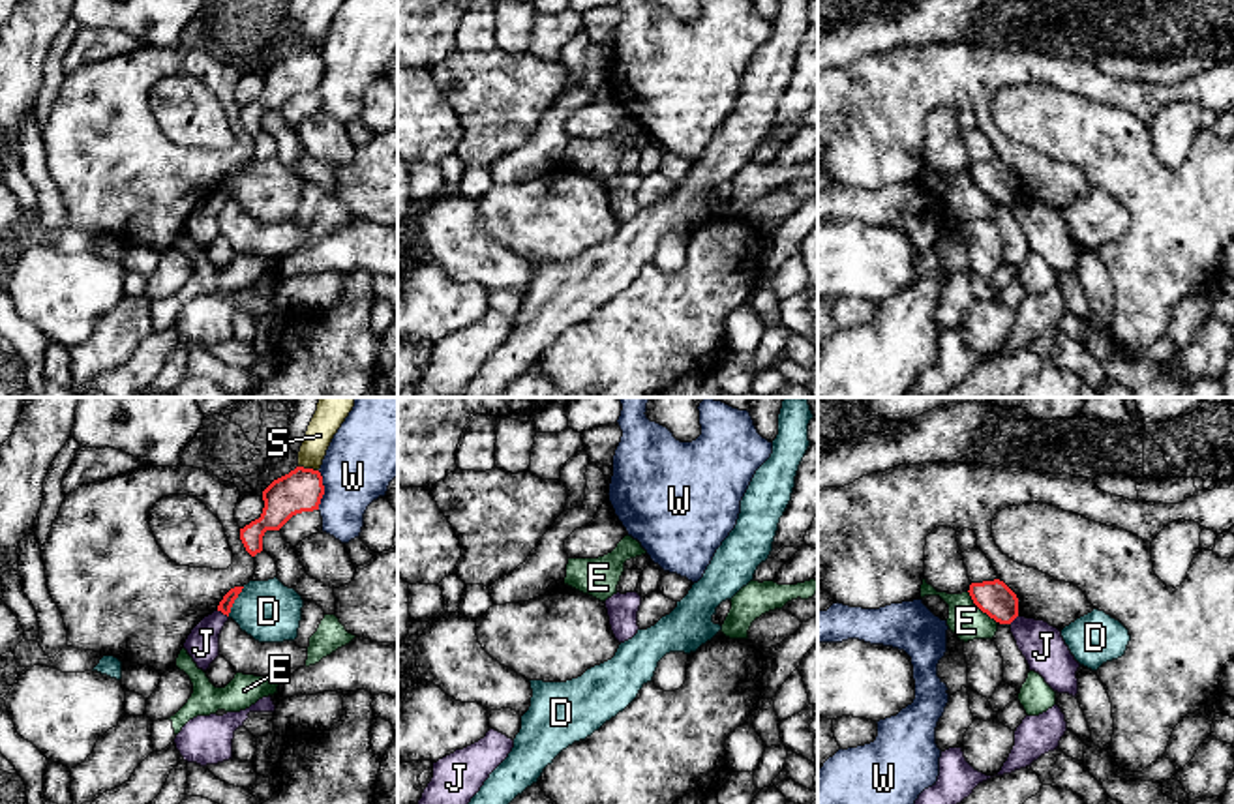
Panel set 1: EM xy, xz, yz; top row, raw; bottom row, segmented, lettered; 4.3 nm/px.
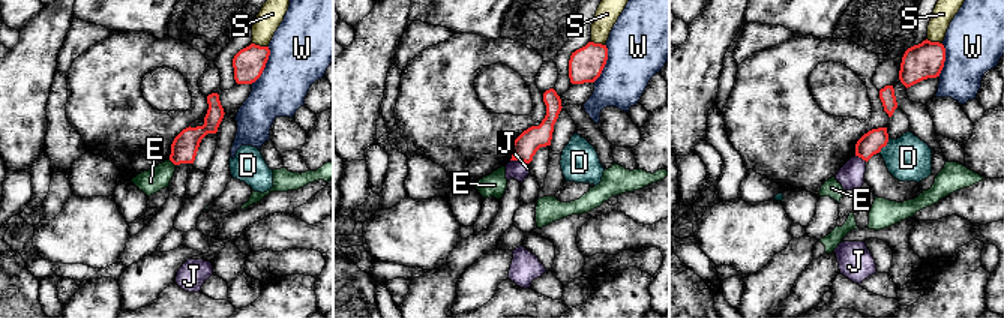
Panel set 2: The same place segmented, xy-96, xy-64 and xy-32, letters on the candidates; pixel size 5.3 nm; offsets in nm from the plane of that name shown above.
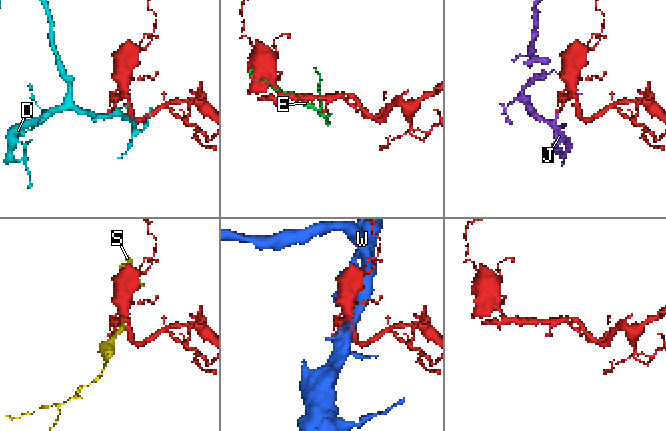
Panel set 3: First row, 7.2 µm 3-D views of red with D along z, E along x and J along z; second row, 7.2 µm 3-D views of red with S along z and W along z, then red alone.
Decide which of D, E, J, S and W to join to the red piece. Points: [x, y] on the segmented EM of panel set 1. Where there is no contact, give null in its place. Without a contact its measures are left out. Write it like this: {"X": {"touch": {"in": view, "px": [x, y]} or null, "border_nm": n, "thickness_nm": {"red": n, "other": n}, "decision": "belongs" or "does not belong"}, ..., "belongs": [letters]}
{"D": {"touch": {"in": "xy", "px": [233, 602]}, "border_nm": 150, "thickness_nm": {"red": 60, "other": 260}, "decision": "does not belong"}, "E": {"touch": {"in": "yz", "px": [979, 608]}, "border_nm": 190, "thickness_nm": {"red": 150, "other": 160}, "decision": "does not belong"}, "J": {"touch": {"in": "xy", "px": [224, 613]}, "border_nm": 60, "thickness_nm": {"red": 60, "other": 140}, "decision": "does not belong"}, "S": {"touch": {"in": "xy", "px": [308, 469]}, "border_nm": 90, "thickness_nm": {"red": 180, "other": 130}, "decision": "does not belong"}, "W": {"touch": {"in": "xy", "px": [323, 490]}, "border_nm": 170, "thickness_nm": {"red": 180, "other": 320}, "decision": "does not belong"}, "belongs": []}

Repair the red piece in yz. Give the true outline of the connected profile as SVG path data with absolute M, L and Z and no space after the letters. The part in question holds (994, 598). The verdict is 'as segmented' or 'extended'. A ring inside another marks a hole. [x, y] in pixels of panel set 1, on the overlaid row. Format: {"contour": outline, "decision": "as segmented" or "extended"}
{"contour": "M1000 579L971 583L973 603L1000 624L1011 624L1018 617L1016 594Z", "decision": "as segmented"}

